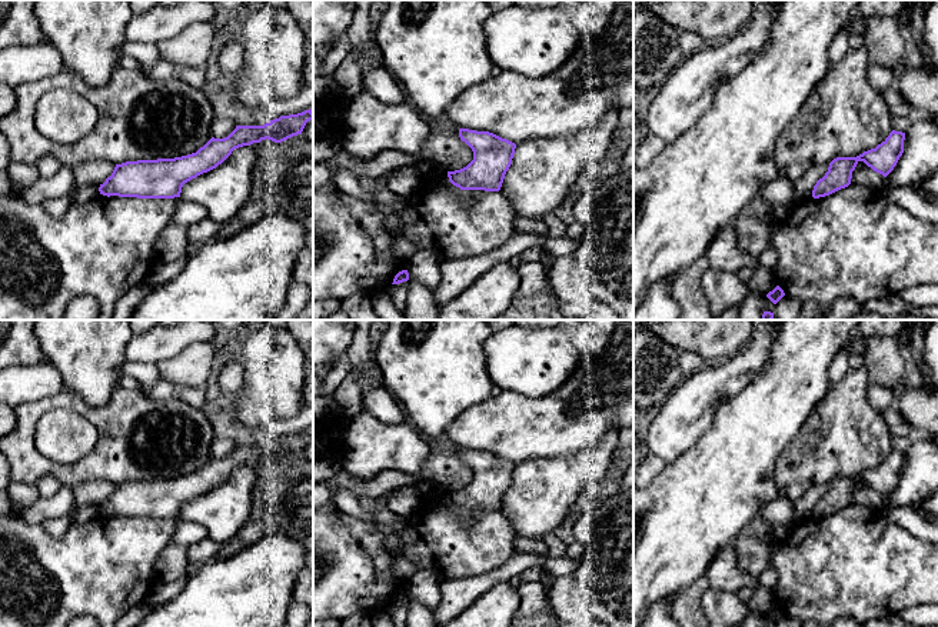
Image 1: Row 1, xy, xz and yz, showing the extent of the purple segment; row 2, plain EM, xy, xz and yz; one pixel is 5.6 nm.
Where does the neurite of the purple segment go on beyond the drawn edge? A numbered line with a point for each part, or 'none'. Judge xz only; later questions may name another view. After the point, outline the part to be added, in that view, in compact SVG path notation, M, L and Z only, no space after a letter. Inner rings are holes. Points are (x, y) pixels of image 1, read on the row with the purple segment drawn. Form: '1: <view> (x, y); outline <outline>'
none

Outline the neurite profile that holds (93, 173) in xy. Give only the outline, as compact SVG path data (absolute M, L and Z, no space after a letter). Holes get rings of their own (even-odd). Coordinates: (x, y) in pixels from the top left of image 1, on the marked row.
M89 160L73 169L77 186L100 187L112 176L116 164L106 160Z

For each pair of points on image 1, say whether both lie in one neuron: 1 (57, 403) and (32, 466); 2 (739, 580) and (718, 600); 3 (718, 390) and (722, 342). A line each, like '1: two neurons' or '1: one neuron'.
1: one neuron
2: one neuron
3: two neurons

